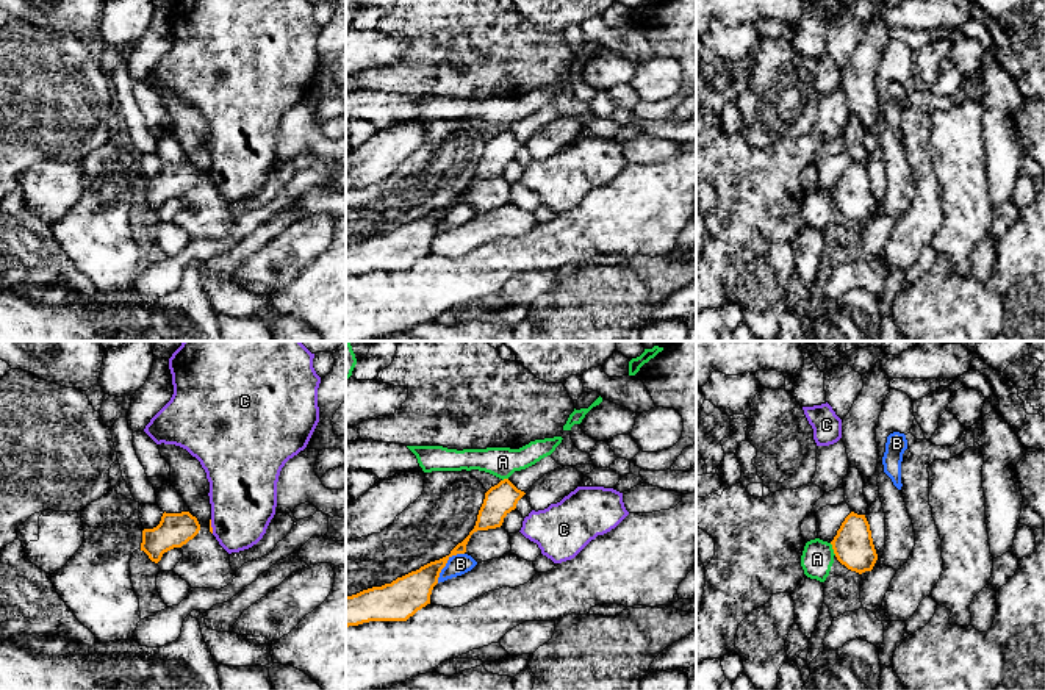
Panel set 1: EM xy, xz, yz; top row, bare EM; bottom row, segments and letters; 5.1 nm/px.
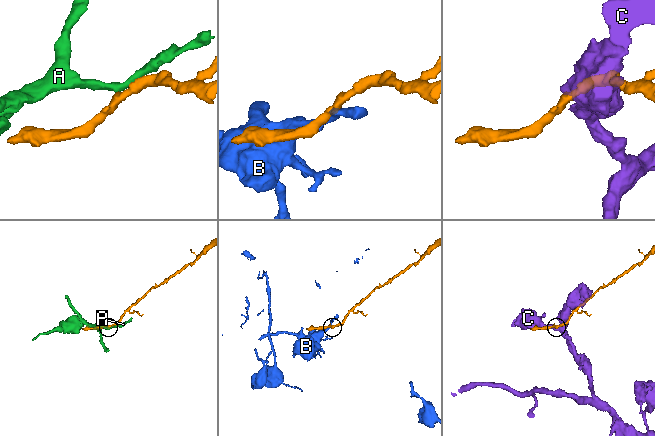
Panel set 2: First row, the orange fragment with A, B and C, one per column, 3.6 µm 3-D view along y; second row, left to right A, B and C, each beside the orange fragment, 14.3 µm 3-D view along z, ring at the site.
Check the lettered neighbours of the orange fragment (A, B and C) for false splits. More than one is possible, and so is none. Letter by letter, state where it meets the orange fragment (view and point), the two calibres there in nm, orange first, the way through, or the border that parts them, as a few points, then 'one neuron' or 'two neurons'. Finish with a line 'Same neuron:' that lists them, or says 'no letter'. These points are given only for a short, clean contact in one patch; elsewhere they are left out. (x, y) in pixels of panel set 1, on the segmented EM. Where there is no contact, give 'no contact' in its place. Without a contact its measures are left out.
A: yz (833, 548) | 200/160 nm | along yz (829, 543), (836, 554) | two neurons
B: xz (446, 562) | 190/110 nm | two neurons
C: xy (210, 526) | 20/360 nm | two neurons
Same neuron: no letter

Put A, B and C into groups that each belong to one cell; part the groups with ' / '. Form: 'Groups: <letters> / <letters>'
Groups: A / B / C

